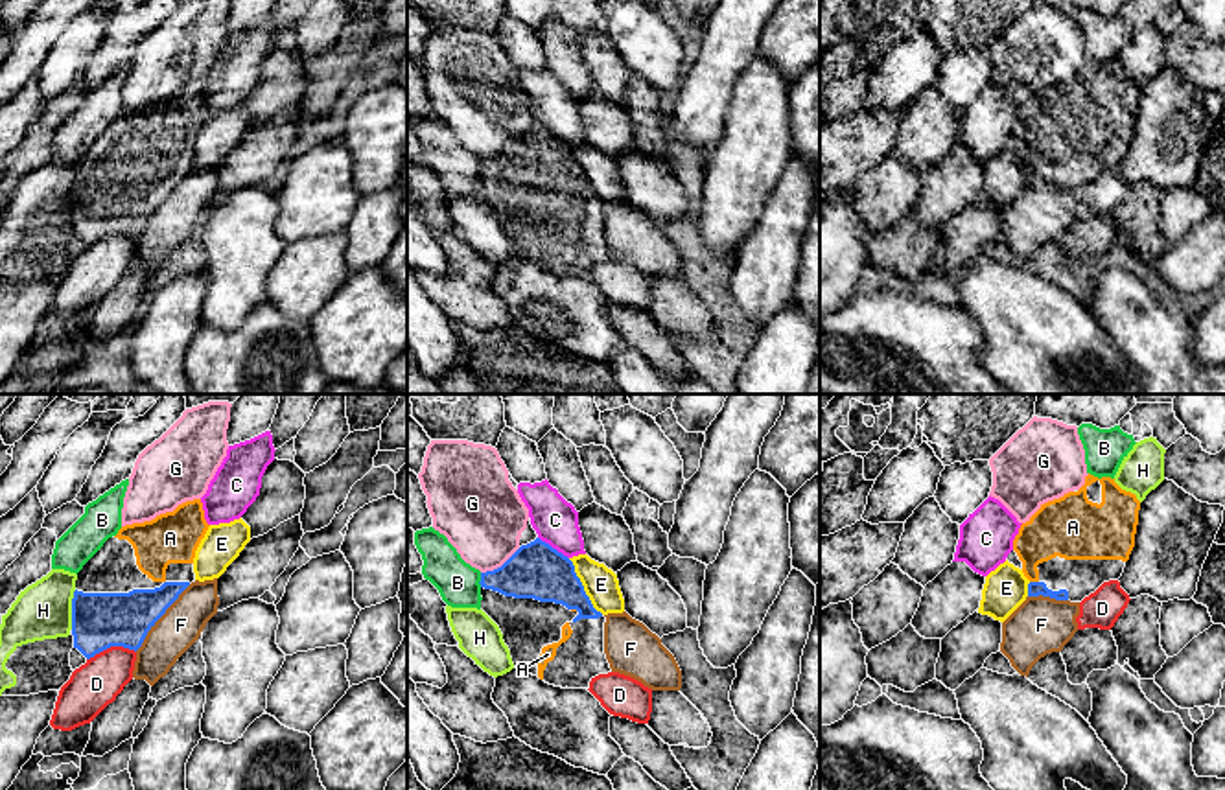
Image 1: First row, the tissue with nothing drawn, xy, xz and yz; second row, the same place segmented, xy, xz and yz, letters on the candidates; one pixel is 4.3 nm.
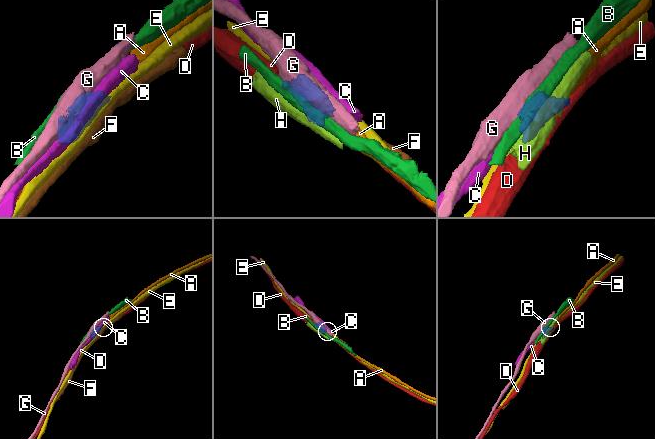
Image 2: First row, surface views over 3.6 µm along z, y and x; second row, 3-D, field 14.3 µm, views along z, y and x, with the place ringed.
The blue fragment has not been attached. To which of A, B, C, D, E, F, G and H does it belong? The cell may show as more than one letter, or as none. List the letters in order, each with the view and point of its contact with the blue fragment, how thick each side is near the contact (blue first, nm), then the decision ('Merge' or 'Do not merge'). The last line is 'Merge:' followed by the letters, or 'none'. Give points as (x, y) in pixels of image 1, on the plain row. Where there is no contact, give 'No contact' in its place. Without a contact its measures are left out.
A: Touches blue at yz (1034, 170). Thickness 60 nm (blue) against 220 nm. Merge
B: Touches blue at xz (481, 168). Thickness 240 nm (blue) against 190 nm. Do not merge
C: Touches blue at xz (551, 135). Thickness 240 nm (blue) against 200 nm. Do not merge
D: Touches blue at xy (111, 232). Thickness 240 nm (blue) against 200 nm. Do not merge
E: Touches blue at xz (583, 175). Thickness 240 nm (blue) against 150 nm. Do not merge
F: Touches blue at xy (161, 203). Thickness 240 nm (blue) against 180 nm. Do not merge
G: Touches blue at xz (501, 153). Thickness 240 nm (blue) against 360 nm. Do not merge
H: Touches blue at xy (72, 197). Thickness 240 nm (blue) against 240 nm. Do not merge
Merge: A

